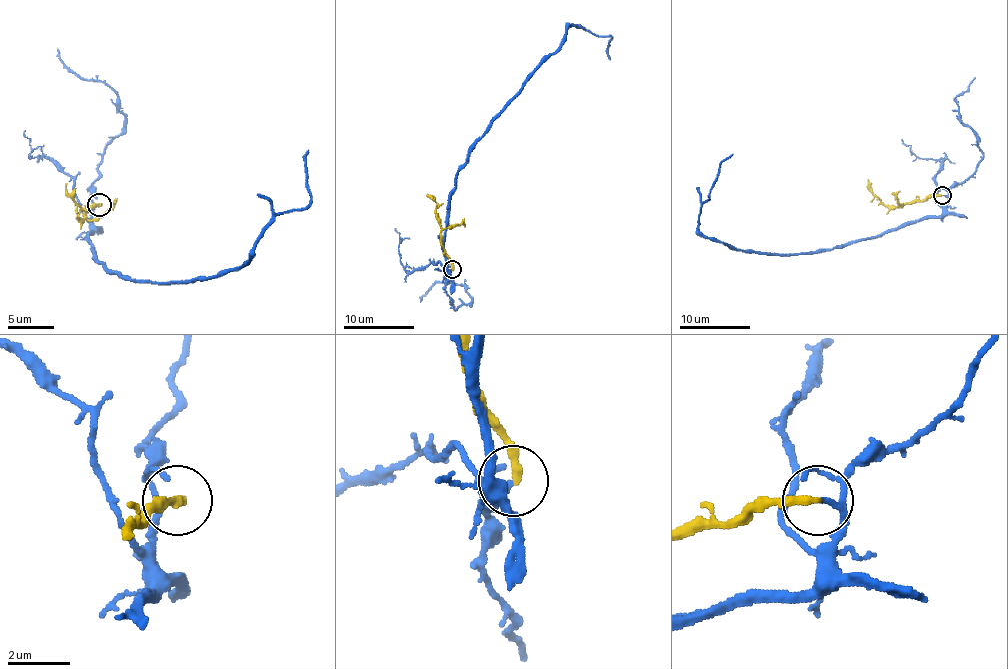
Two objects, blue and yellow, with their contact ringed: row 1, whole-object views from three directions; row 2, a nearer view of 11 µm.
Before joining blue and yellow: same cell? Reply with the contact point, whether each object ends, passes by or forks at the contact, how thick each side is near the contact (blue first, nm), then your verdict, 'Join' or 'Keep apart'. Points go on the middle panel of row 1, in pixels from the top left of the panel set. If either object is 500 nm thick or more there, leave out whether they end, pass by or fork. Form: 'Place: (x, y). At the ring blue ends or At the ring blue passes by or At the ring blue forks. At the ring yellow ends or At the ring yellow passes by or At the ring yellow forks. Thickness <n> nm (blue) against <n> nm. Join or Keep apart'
Place: (452, 269). At the ring blue passes by. At the ring yellow ends. Thickness 120 nm (blue) against 280 nm. Join

